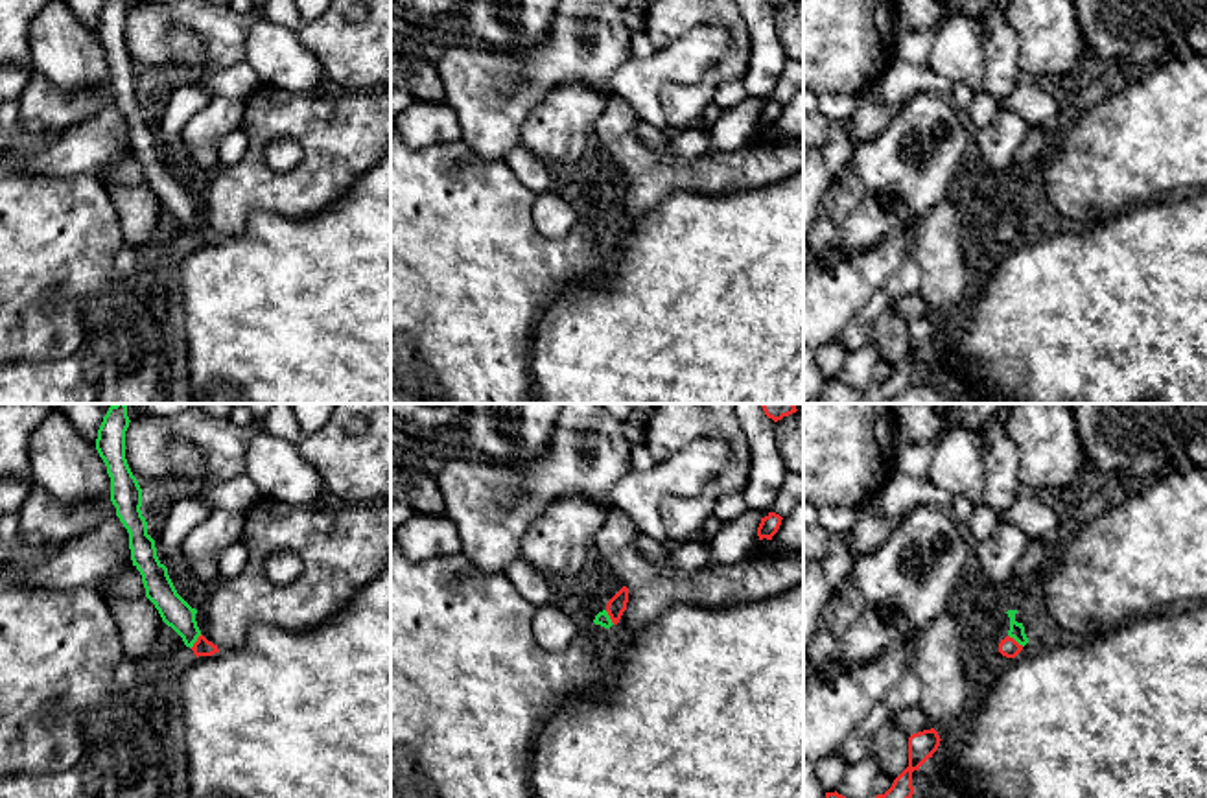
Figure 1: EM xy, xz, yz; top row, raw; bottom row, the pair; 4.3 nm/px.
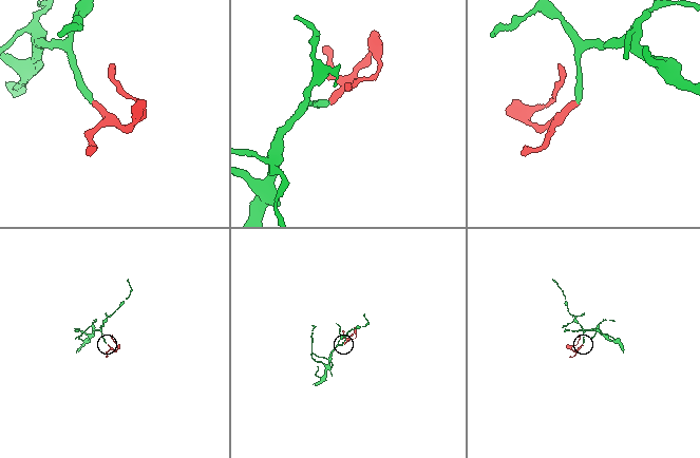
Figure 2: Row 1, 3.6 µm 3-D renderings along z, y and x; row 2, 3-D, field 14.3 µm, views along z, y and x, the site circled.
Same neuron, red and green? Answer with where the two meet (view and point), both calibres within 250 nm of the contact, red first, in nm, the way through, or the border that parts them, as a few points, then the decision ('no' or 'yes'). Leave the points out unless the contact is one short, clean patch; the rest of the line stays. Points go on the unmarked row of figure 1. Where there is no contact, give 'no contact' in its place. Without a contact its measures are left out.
meets red in yz at (1014, 227); 90 nm thick on the red side, 70 nm on the other; runs through yz (1008, 234), (1014, 227), (1016, 218); yes

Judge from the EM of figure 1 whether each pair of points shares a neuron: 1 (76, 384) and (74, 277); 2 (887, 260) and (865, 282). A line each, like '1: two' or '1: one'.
1: two
2: one

